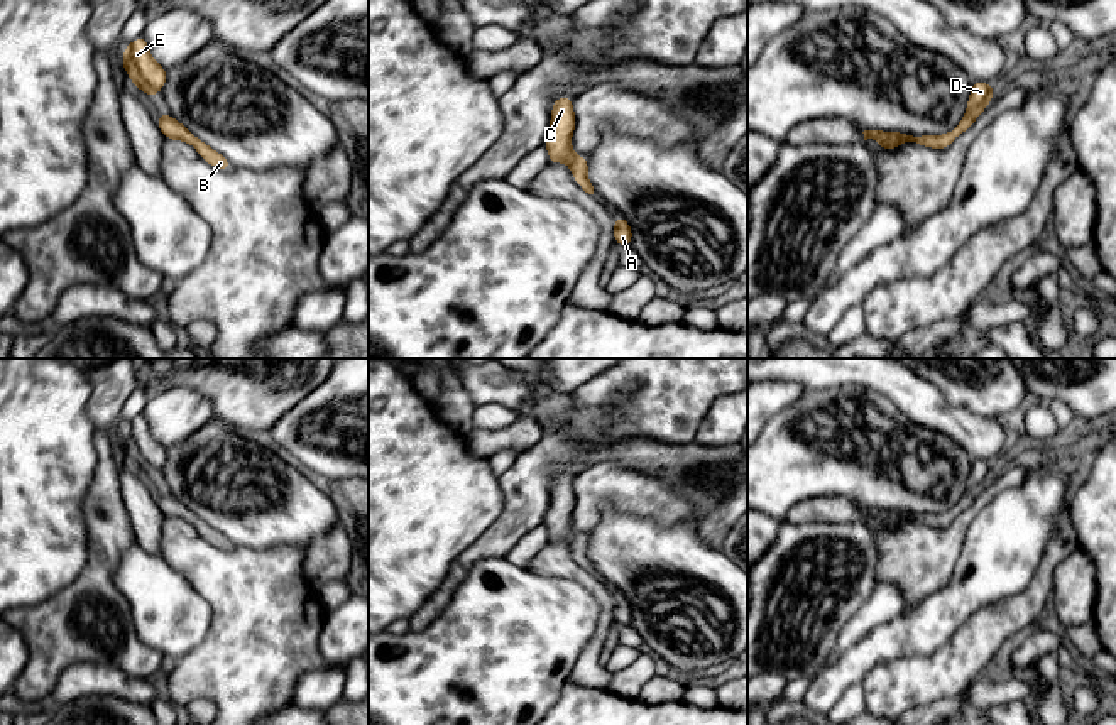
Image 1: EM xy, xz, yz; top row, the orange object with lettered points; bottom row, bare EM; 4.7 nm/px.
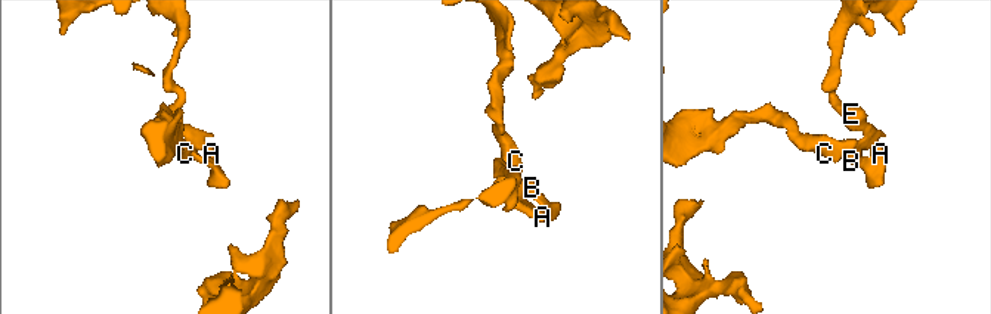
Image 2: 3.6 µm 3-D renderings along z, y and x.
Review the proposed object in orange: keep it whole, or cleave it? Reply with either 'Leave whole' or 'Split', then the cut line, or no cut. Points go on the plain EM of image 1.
Leave whole. No split

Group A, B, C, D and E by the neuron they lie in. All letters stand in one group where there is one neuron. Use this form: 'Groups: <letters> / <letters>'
Groups: A B C D E

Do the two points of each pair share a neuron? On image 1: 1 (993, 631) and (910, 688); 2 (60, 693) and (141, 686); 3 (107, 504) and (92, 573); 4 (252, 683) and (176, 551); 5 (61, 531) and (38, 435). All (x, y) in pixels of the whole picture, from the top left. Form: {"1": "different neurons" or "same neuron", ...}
{"1": "same neuron", "2": "same neuron", "3": "same neuron", "4": "same neuron", "5": "same neuron"}

